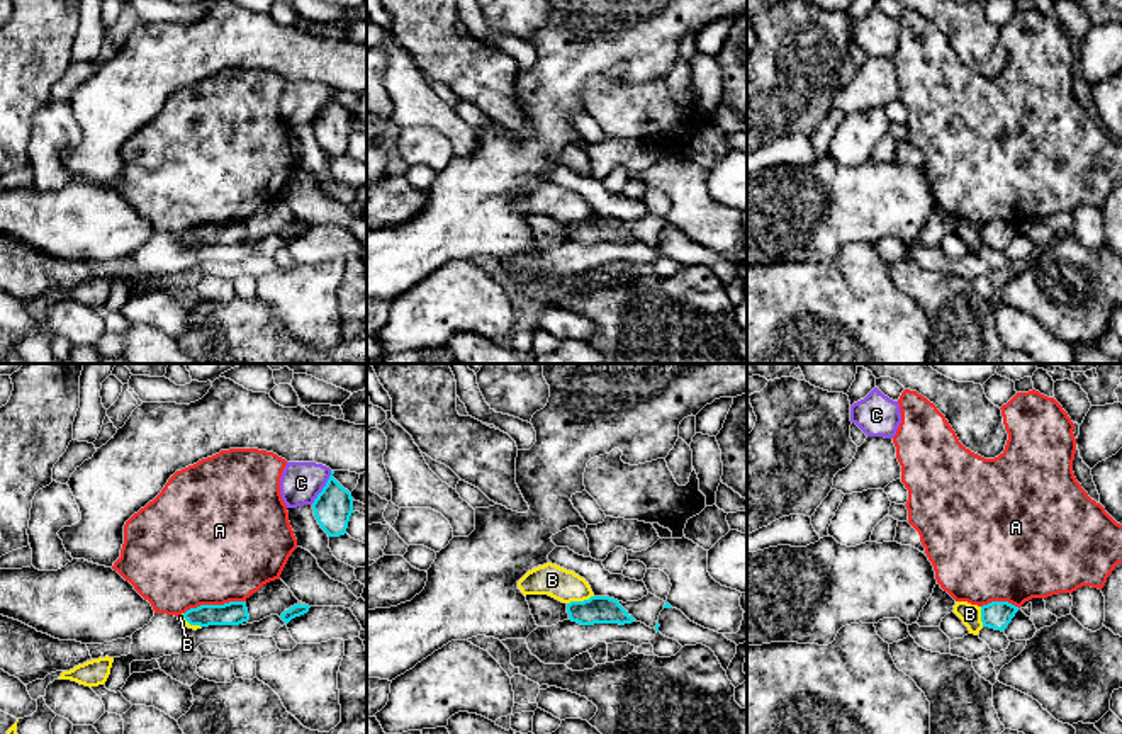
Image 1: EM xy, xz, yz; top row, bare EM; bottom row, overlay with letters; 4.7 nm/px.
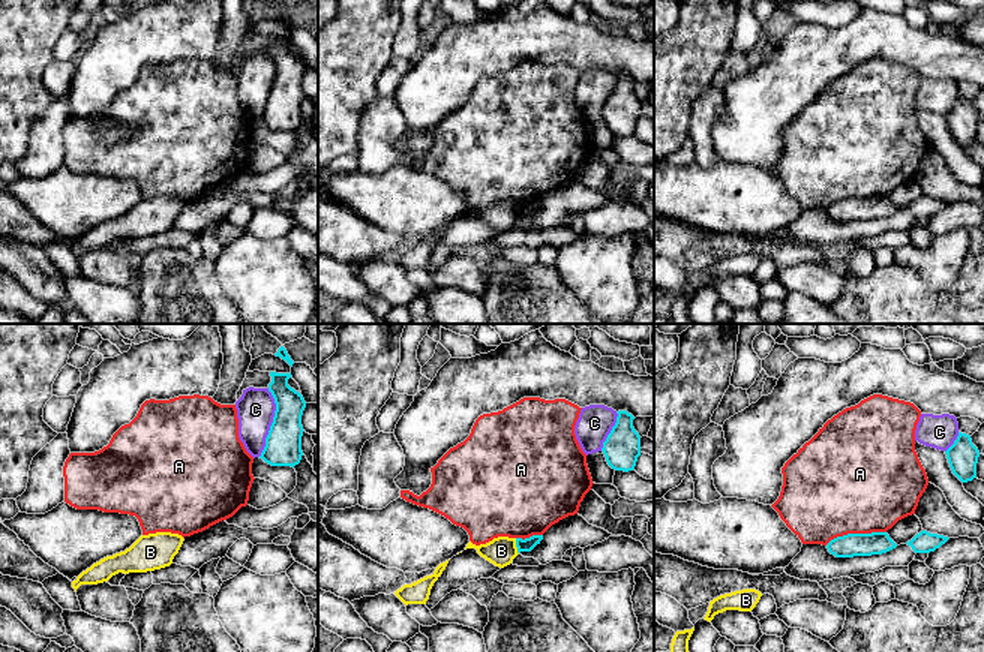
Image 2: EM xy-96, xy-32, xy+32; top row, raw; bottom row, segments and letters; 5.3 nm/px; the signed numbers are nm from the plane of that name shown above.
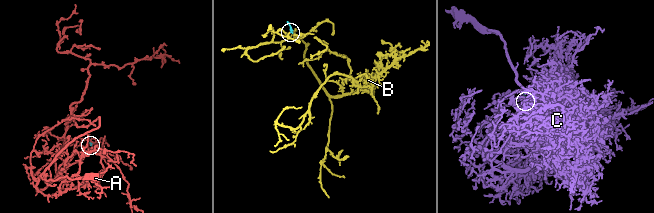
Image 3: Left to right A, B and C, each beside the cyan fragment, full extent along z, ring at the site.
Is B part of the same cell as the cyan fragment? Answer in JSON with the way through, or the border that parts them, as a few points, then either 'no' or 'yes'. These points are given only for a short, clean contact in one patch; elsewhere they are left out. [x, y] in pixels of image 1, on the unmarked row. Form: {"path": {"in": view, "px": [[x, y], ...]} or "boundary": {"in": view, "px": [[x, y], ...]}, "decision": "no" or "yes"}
{"boundary": {"in": "xz", "px": [[593, 214], [567, 223]]}, "decision": "no"}

